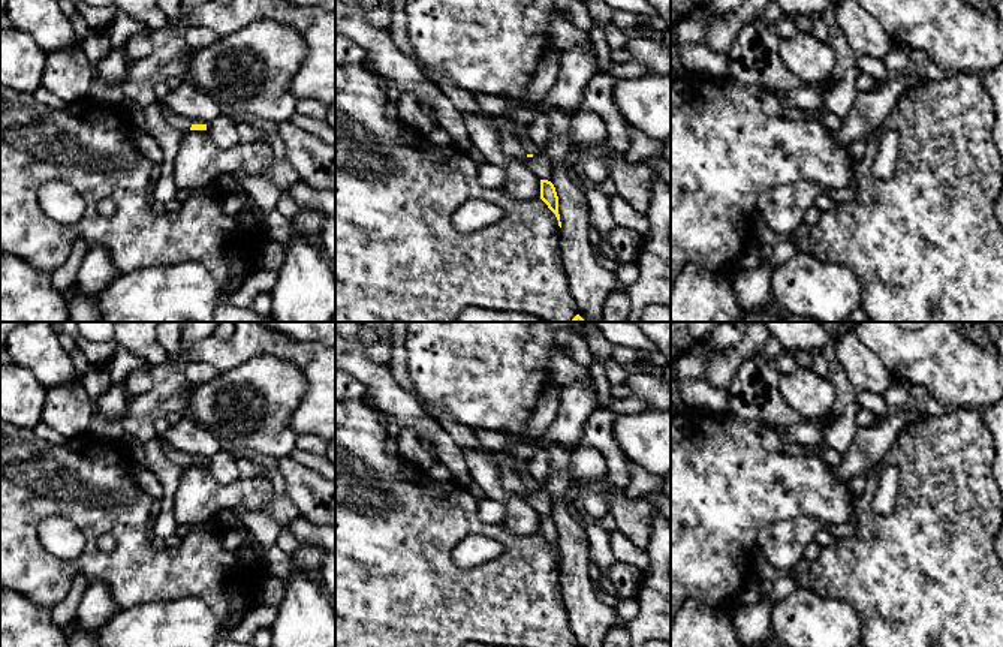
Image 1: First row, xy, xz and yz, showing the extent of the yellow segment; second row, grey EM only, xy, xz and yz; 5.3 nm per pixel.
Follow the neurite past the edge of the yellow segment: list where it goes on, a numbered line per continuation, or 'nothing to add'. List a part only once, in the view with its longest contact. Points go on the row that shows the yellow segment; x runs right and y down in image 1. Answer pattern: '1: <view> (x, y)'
1: xy (181, 123)

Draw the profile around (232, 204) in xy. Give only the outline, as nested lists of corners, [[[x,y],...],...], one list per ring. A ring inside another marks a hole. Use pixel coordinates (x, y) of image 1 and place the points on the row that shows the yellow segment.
[[[229,195],[223,199],[223,211],[229,216],[237,216],[244,205],[241,195]]]

